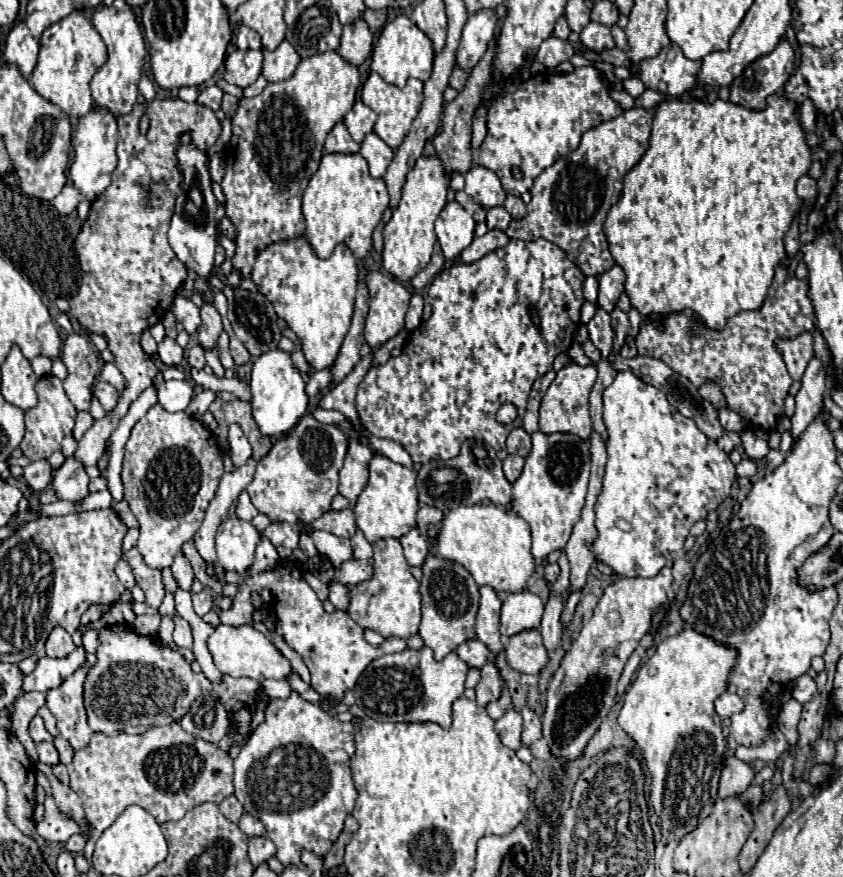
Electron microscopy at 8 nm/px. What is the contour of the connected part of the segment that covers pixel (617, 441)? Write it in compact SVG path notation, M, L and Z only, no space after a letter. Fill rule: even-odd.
M620 371L614 383L604 389L604 425L608 431L608 463L602 493L594 505L598 537L588 543L588 549L596 561L610 563L620 577L654 577L662 567L672 567L678 557L686 555L684 539L690 527L706 519L706 515L716 511L730 495L736 467L728 453L722 451L716 441L708 439L694 421L688 421L688 417L672 407L660 389L646 385L628 371ZM620 519L624 519L624 531L616 527Z

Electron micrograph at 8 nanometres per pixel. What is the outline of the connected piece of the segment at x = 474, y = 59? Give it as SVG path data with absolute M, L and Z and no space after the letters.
M480 11L468 17L464 31L462 31L462 41L456 53L456 65L470 73L472 67L480 61L484 51L488 49L490 41L494 39L496 31L496 13L494 11Z

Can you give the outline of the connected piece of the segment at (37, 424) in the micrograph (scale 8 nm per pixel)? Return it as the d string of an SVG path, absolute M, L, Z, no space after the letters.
M48 375L38 379L36 383L36 393L38 393L38 405L26 411L26 435L20 443L22 453L30 459L30 461L38 461L38 459L48 459L54 451L60 449L60 443L64 439L64 435L72 433L74 429L77 410L68 401L68 397L62 389L62 381Z

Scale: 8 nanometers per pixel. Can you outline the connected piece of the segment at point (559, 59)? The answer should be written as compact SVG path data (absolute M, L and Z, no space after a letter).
M548 37L540 45L540 49L536 53L536 61L546 65L548 69L554 69L564 61L570 61L572 55L574 55L574 49L570 47L568 41L560 41L558 37Z

